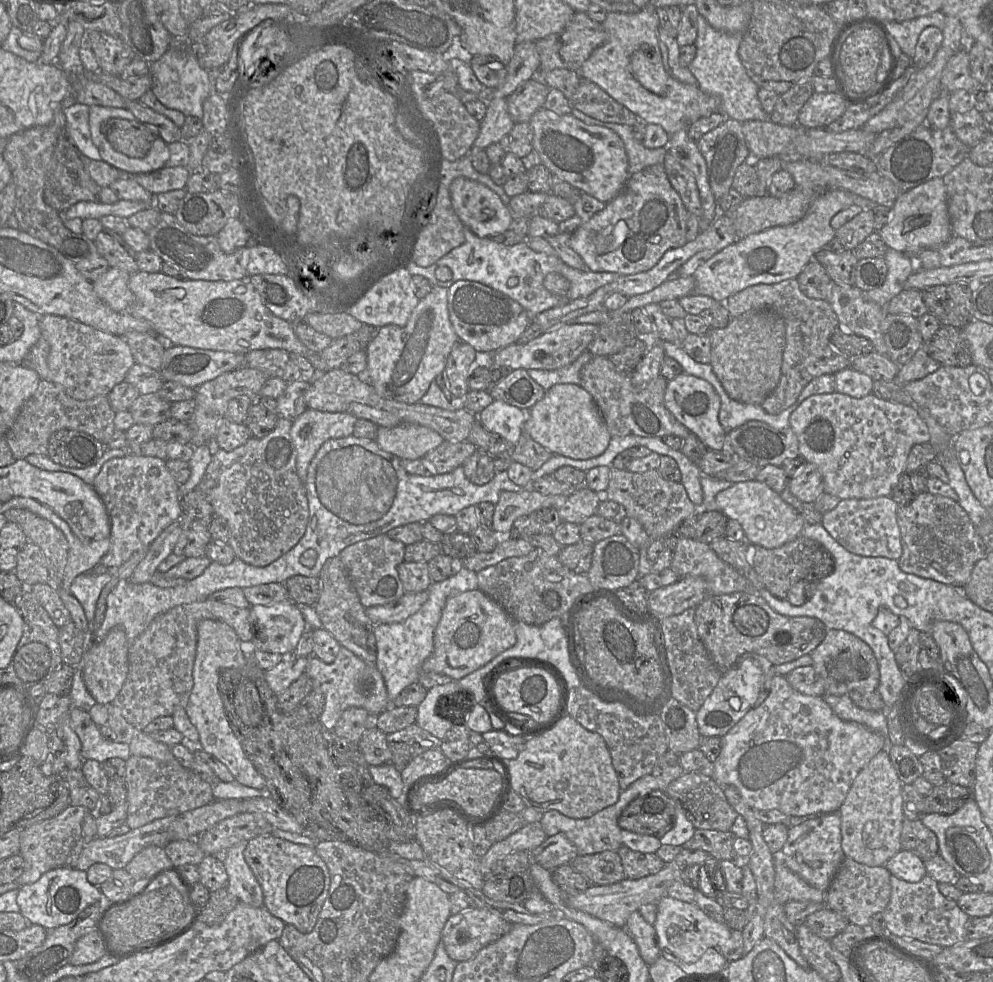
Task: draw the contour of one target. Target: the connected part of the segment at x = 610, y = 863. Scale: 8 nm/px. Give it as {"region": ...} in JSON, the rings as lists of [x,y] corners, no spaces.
{"region":[[[604,851],[589,855],[577,855],[571,865],[592,885],[610,885],[626,878],[617,851]]]}

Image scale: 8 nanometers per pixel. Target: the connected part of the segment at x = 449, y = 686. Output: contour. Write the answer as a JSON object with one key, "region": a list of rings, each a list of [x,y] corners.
{"region":[[[452,680],[443,685],[436,685],[427,691],[425,699],[418,705],[418,715],[416,724],[428,731],[440,740],[443,739],[446,732],[452,728],[448,721],[436,716],[434,710],[438,699],[446,695],[443,704],[446,710],[451,707],[450,698],[453,693],[460,691],[458,680]]]}

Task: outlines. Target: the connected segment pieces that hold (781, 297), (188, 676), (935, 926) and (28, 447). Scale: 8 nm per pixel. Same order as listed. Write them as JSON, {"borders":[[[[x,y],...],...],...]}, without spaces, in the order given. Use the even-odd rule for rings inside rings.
{"borders":[[[[796,278],[775,284],[749,286],[730,296],[724,305],[732,318],[750,311],[768,310],[780,316],[785,323],[786,342],[779,382],[773,392],[760,405],[768,414],[779,414],[793,405],[802,390],[813,379],[825,374],[834,375],[850,367],[850,360],[839,355],[830,347],[830,335],[840,325],[833,308],[825,300],[812,299],[804,295]]],[[[212,599],[175,607],[155,617],[148,627],[130,644],[128,674],[112,705],[117,707],[128,723],[138,731],[159,717],[172,716],[178,706],[186,707],[194,685],[193,666],[197,649],[197,626],[204,619],[218,620],[234,629],[241,643],[253,640],[250,608],[239,608]]],[[[891,875],[890,885],[890,900],[882,912],[887,934],[943,948],[967,940],[966,924],[969,916],[958,907],[956,901],[944,897],[939,892],[936,880],[926,875],[919,882],[911,883]]],[[[41,380],[36,392],[24,403],[4,438],[16,460],[26,459],[32,454],[47,456],[49,438],[59,430],[85,432],[105,446],[115,431],[115,415],[107,395],[76,400],[70,397],[61,385]]]]}

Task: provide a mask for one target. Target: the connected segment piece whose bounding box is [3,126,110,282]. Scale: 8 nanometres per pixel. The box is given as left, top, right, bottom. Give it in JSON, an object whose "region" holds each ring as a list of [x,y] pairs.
{"region":[[[35,126],[7,139],[3,157],[10,166],[16,185],[14,214],[18,219],[19,229],[54,247],[69,259],[86,279],[93,282],[110,269],[108,262],[99,254],[94,241],[83,233],[76,234],[69,230],[64,225],[61,214],[44,200],[46,176],[60,133],[59,128],[52,126]]]}

